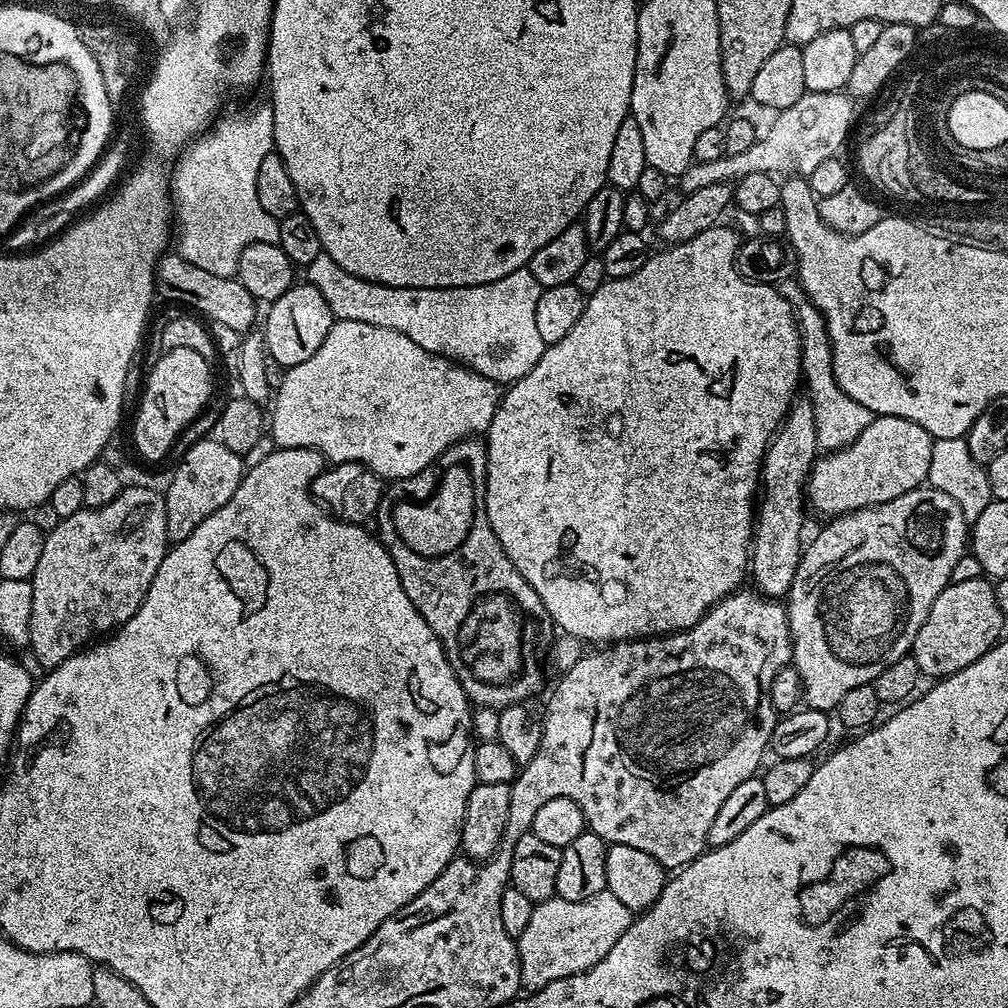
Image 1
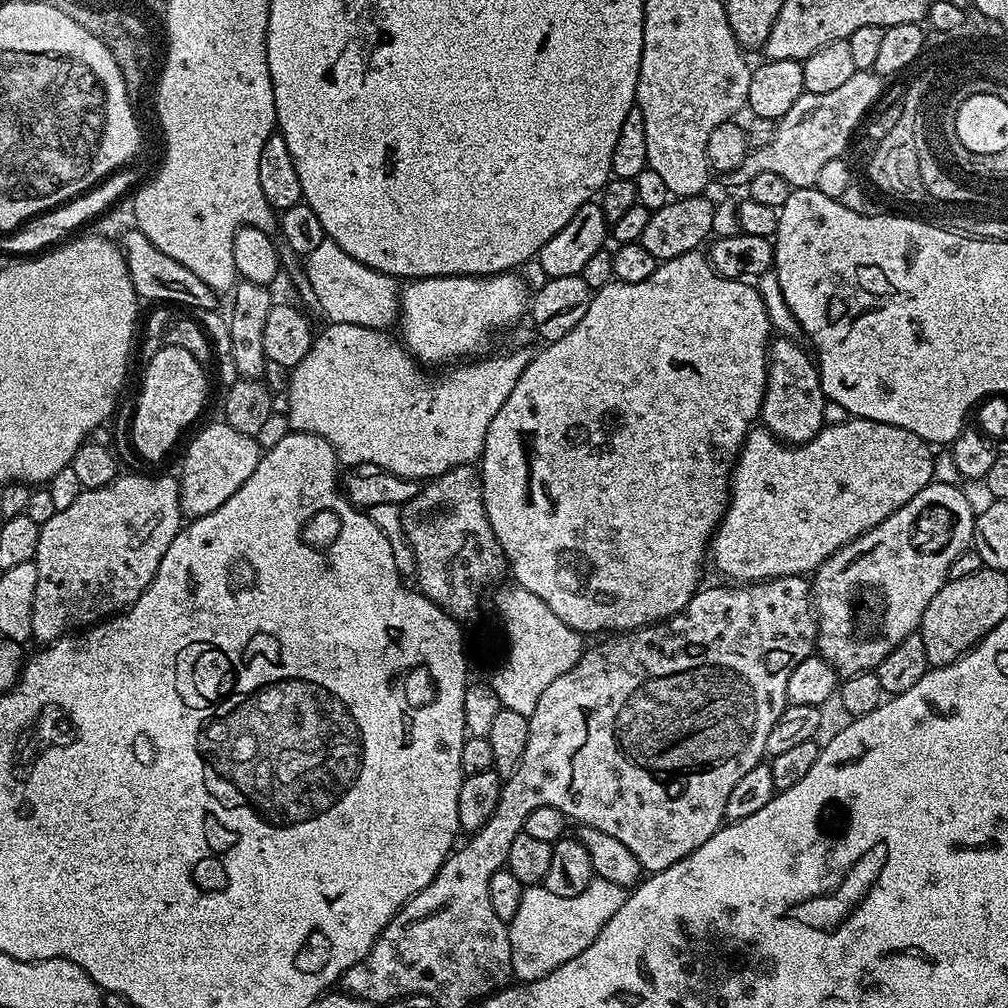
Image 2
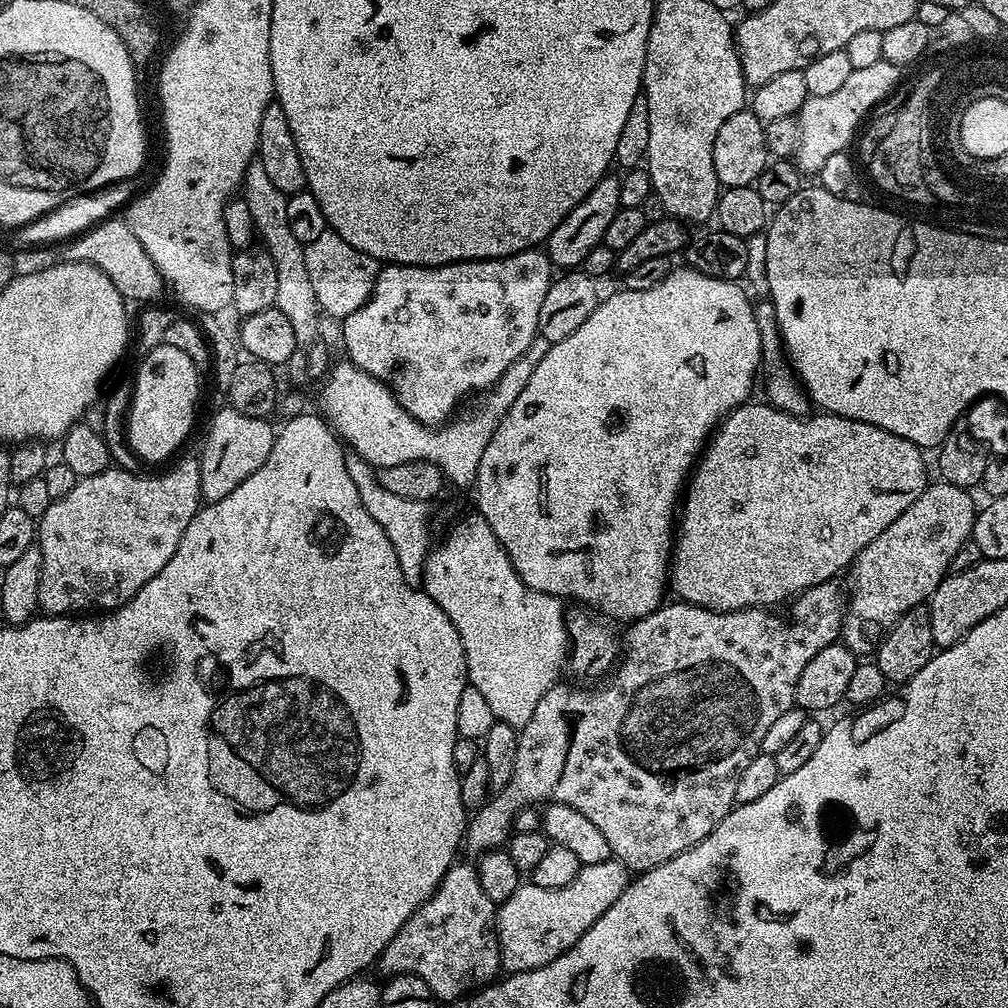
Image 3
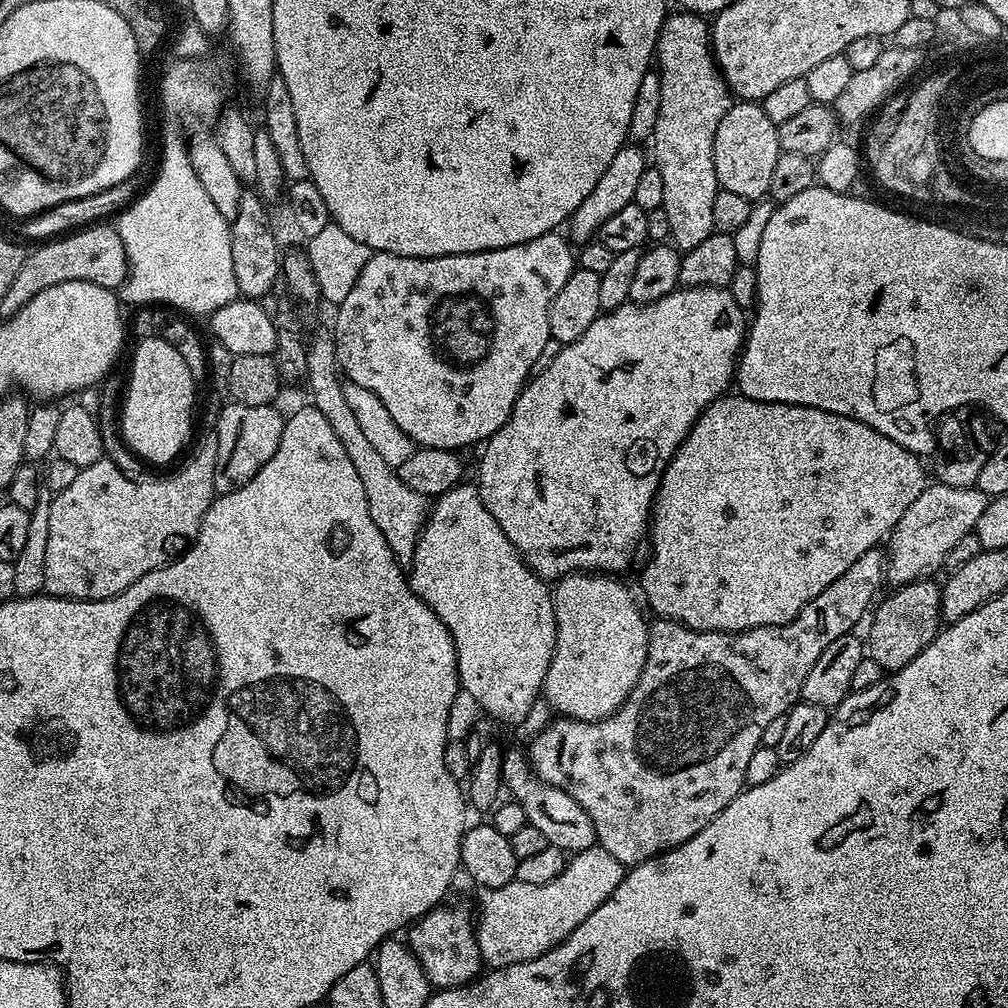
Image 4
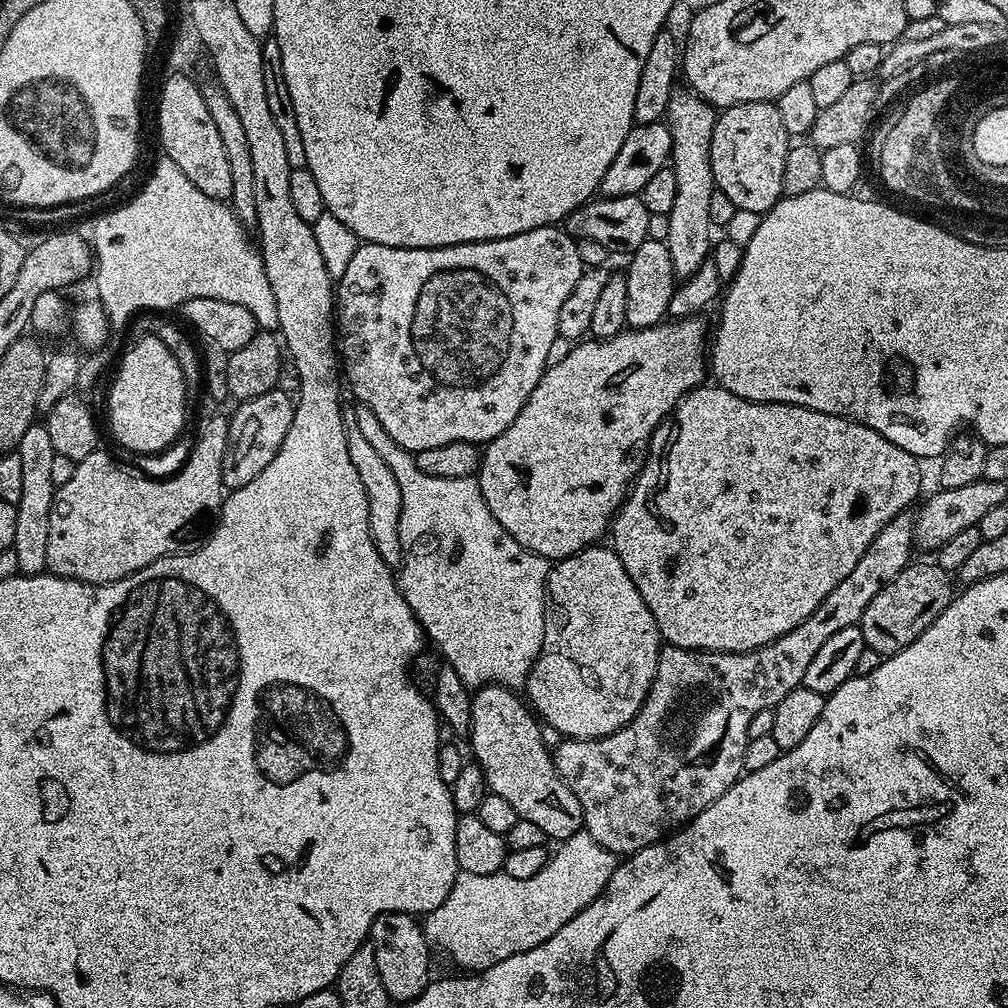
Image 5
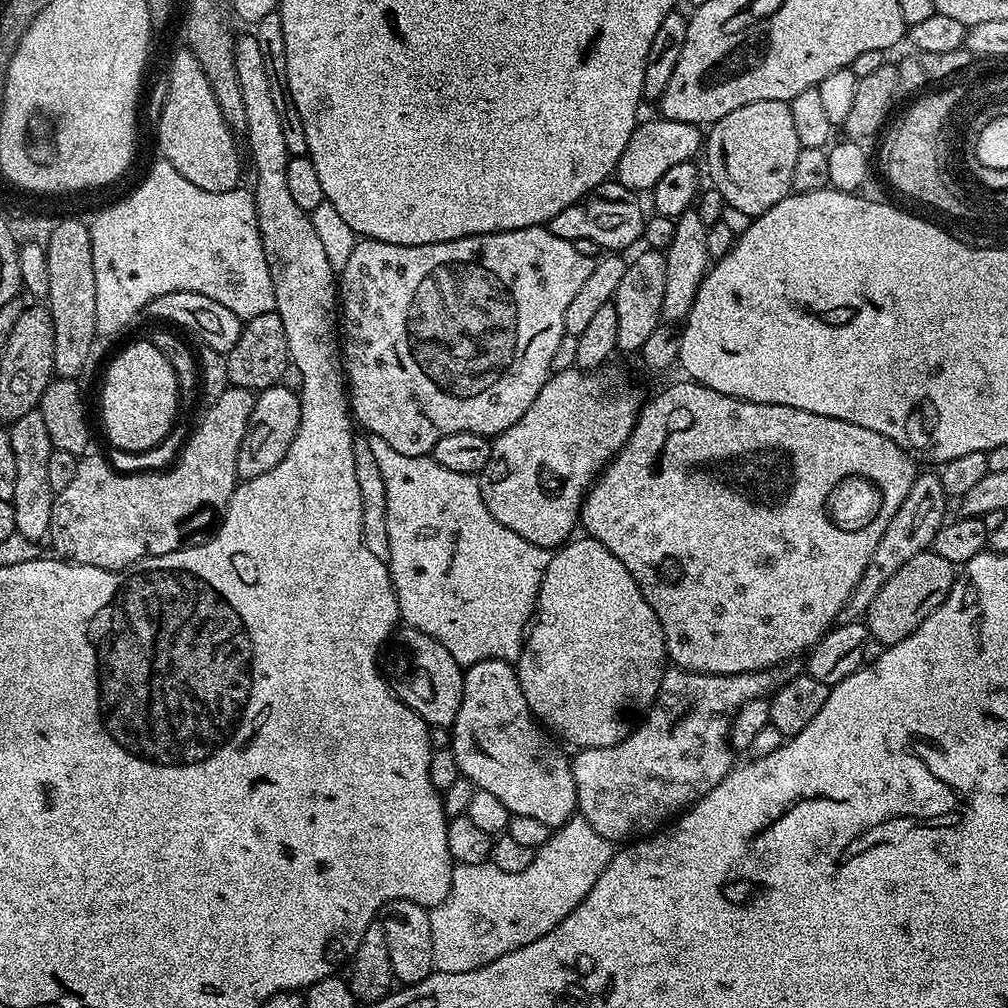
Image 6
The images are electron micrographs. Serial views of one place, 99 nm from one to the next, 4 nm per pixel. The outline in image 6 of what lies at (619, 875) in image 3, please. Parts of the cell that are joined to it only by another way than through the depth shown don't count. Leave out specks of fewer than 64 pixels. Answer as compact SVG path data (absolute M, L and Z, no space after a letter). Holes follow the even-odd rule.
M577 814L555 829L547 844L535 849L530 866L518 874L506 874L491 862L456 864L446 898L430 912L435 971L458 974L478 970L494 958L550 934L594 890L594 882L598 882L613 855L613 841L602 838Z

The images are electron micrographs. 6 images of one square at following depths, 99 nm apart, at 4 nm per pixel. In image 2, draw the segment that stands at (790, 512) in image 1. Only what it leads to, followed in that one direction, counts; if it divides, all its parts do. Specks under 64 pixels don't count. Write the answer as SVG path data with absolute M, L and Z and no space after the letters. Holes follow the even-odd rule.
M777 335L769 341L768 368L764 402L760 420L777 440L795 446L810 442L826 427L824 405L826 397L820 381L820 370L813 357L800 348L797 341Z

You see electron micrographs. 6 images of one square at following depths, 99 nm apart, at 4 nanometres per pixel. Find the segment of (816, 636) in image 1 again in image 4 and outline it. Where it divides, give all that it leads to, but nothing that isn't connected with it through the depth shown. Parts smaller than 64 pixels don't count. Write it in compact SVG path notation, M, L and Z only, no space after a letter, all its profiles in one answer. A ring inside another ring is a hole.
M939 482L929 483L914 498L910 510L898 518L896 527L887 537L886 545L886 580L889 585L908 584L911 580L926 580L935 577L946 562L946 554L967 532L975 529L978 518L986 509L989 501L982 490L975 486L959 488L946 486Z

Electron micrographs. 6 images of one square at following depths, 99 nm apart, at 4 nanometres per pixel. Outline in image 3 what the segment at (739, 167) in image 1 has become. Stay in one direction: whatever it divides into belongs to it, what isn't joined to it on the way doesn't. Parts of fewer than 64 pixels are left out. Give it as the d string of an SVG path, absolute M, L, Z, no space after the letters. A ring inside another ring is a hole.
M889 60L874 62L874 66L866 66L866 70L852 69L850 78L835 94L824 97L809 96L798 113L800 121L800 147L794 153L794 163L801 173L819 173L820 167L826 163L830 154L845 151L848 143L856 136L856 127L864 120L864 115L879 100L884 100L892 92L892 87L900 80L901 65L891 64Z

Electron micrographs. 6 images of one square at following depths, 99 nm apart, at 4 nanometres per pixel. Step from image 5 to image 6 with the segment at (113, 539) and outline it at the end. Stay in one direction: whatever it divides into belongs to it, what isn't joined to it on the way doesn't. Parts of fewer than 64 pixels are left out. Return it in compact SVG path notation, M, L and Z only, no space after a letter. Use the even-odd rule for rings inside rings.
M228 387L222 394L222 398L211 401L207 406L208 409L200 416L200 421L196 424L196 429L192 432L192 437L184 444L184 449L180 452L180 457L176 460L176 465L169 472L132 472L127 476L124 472L115 472L106 461L100 456L92 456L93 454L85 454L78 459L78 471L74 473L74 478L70 482L70 486L66 486L66 490L55 493L52 502L52 521L48 527L48 536L52 540L52 548L57 557L67 560L70 564L81 564L82 566L98 566L102 570L110 570L117 572L123 568L130 568L133 564L137 564L139 560L145 560L147 556L161 556L162 554L170 554L177 552L183 548L191 548L194 544L203 544L205 539L216 531L221 520L224 519L224 512L228 508L228 503L235 490L238 477L236 474L236 462L238 456L238 446L242 442L242 438L246 434L246 426L248 418L252 413L252 407L256 401L256 396L247 388Z

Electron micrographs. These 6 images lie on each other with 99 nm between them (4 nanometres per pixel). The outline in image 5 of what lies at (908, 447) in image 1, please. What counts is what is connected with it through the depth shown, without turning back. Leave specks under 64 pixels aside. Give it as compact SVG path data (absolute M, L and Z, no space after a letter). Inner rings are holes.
M708 387L693 388L676 405L676 433L656 472L656 481L652 484L652 476L647 470L637 475L619 512L612 518L610 547L618 554L622 566L626 566L626 574L630 574L634 586L638 586L642 602L650 606L650 614L654 614L654 622L665 645L691 652L749 652L774 642L810 618L826 594L830 594L830 590L834 590L834 586L838 586L838 582L842 582L842 578L846 578L846 574L858 566L858 558L866 554L878 530L882 530L882 526L886 526L886 522L890 522L898 513L911 509L912 503L917 503L921 461L902 450L902 446L894 446L894 442L882 438L882 434L849 417L822 414L797 404L759 404L738 398L738 394L727 392L725 388Z

